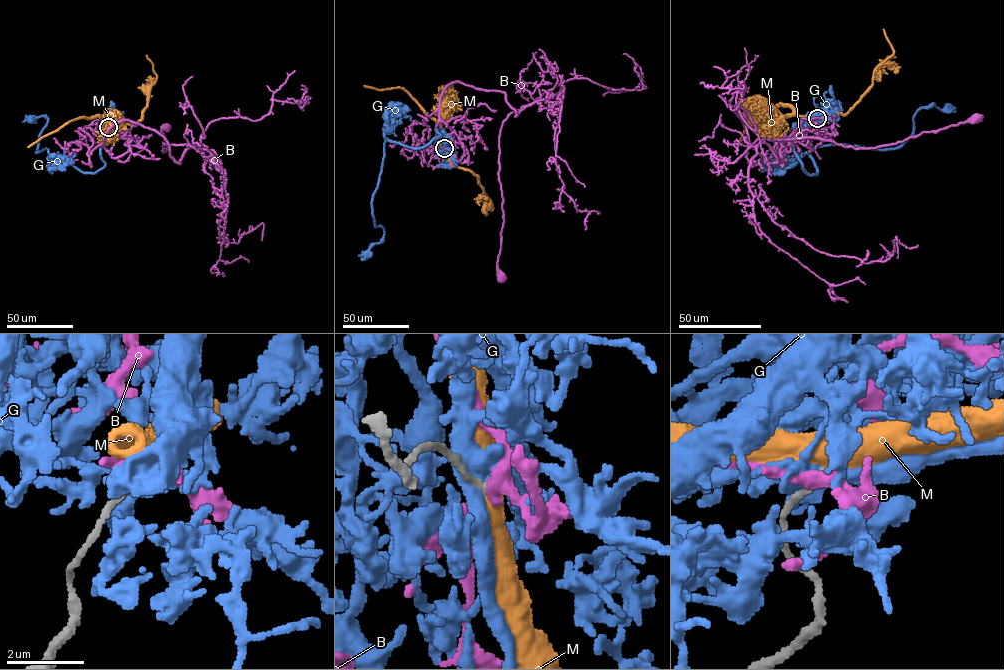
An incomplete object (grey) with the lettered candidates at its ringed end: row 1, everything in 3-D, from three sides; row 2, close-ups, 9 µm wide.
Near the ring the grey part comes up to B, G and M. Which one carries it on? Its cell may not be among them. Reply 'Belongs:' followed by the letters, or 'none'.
Belongs: none

